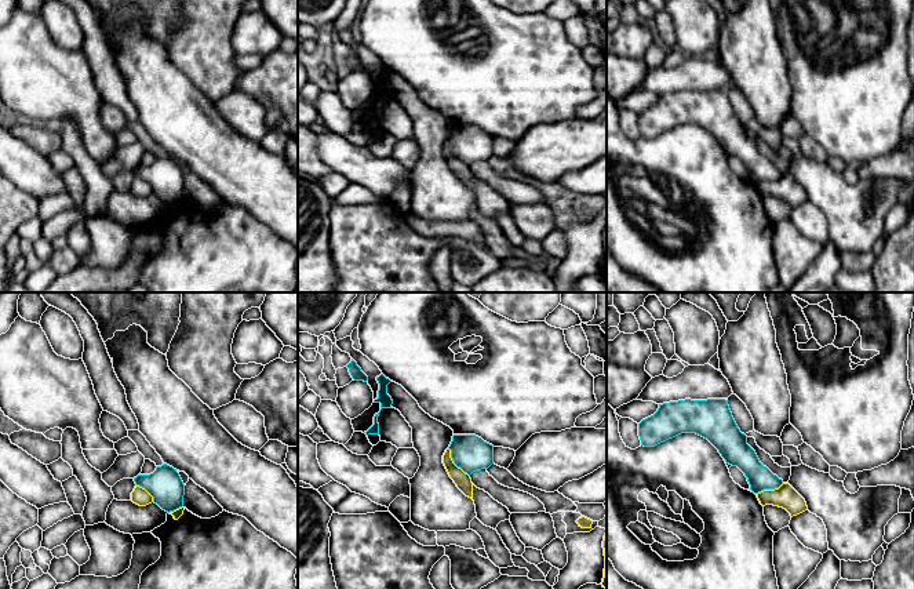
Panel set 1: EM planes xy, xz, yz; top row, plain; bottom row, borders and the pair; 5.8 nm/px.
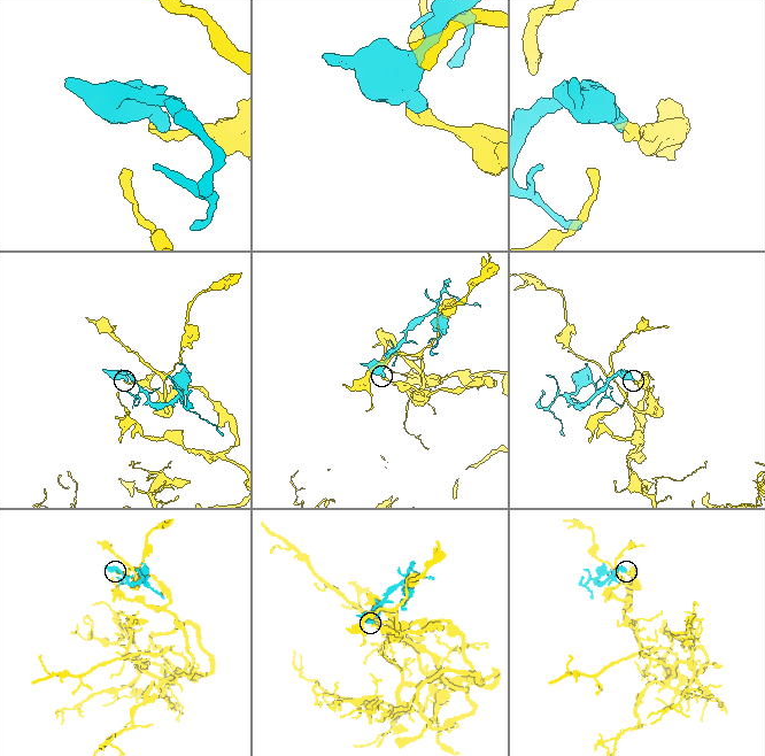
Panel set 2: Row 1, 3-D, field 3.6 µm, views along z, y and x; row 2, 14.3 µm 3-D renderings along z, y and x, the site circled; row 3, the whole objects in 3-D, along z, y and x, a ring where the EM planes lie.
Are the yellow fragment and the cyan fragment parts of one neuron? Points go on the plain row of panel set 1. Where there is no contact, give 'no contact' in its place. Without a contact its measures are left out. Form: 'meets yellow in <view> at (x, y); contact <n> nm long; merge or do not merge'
meets yellow in xz at (452, 153); contact 220 nm long; do not merge

